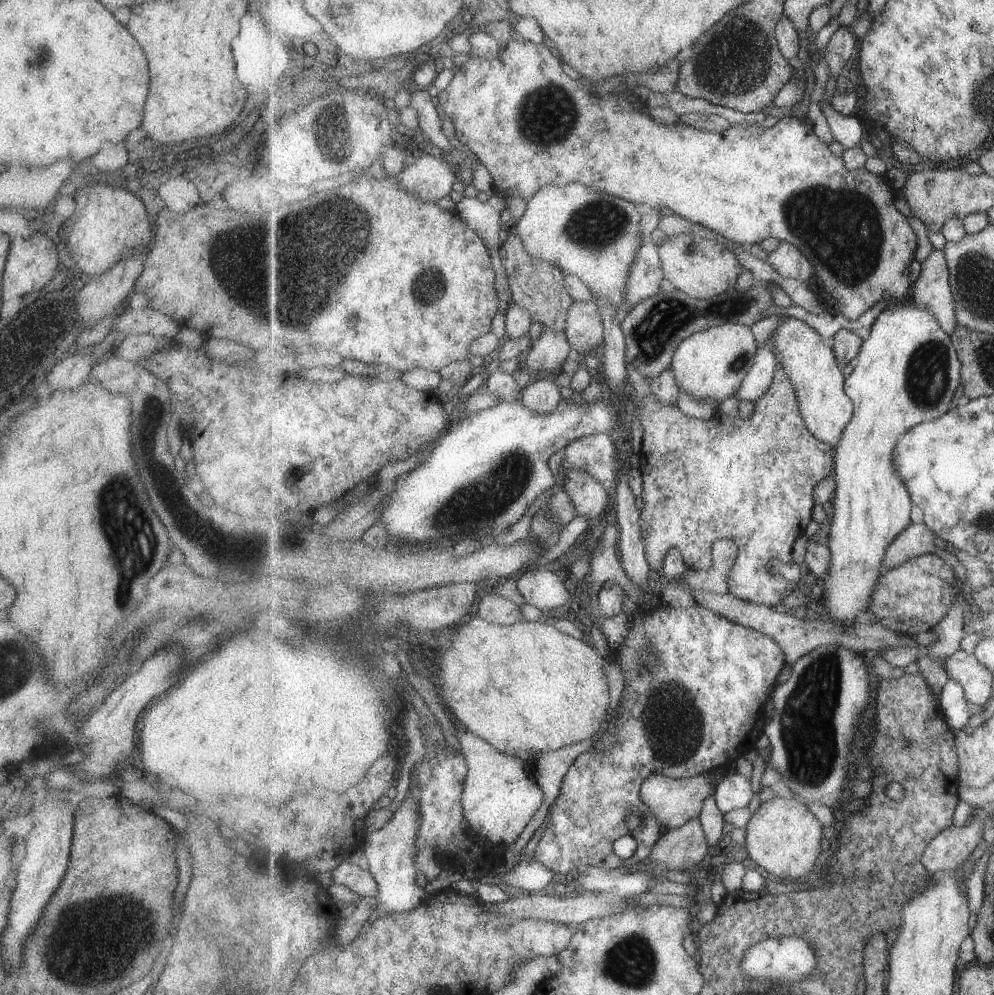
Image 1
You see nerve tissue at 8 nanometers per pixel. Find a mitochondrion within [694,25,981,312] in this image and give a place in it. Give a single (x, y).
(845, 230)

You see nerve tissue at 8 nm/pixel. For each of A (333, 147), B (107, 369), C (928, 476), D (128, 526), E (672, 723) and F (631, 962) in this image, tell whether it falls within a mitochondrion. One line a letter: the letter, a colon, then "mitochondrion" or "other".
A: mitochondrion
B: other
C: other
D: mitochondrion
E: mitochondrion
F: mitochondrion

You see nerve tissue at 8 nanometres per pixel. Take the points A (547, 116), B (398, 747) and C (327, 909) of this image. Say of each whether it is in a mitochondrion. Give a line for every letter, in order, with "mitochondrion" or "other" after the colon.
A: mitochondrion
B: other
C: other

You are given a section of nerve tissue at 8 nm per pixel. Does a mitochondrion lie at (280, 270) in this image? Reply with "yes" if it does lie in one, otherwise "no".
yes

